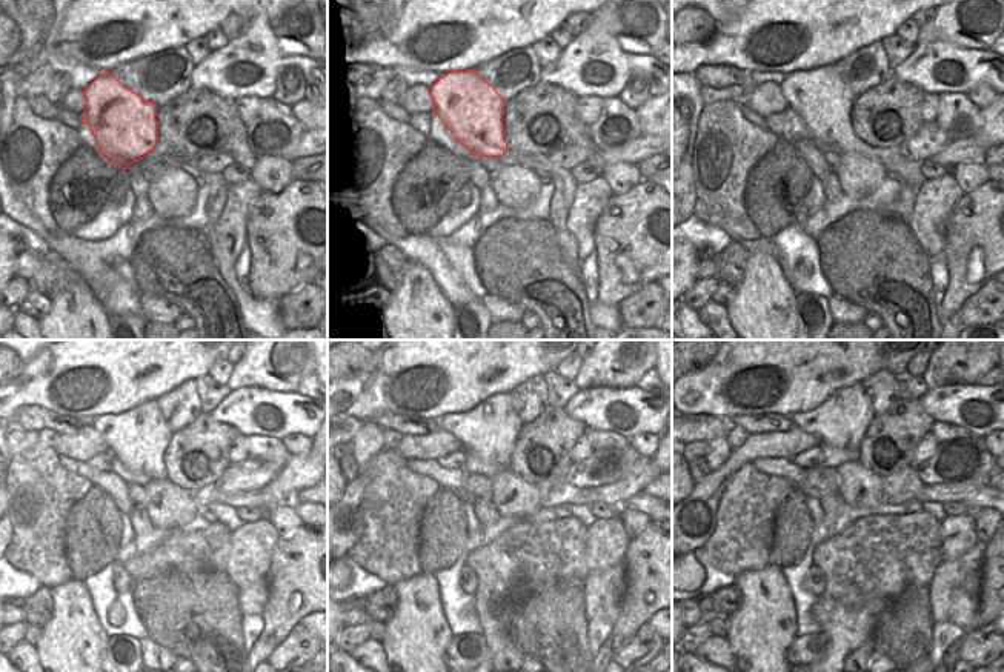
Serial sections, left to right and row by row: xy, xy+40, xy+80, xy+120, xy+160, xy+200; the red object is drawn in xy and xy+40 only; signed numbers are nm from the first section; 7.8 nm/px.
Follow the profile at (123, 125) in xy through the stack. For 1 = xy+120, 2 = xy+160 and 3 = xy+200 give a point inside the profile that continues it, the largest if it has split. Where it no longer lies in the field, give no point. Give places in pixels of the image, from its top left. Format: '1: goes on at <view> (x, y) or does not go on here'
1: goes on at xy+120 (137, 439)
2: goes on at xy+160 (491, 429)
3: goes on at xy+200 (841, 422)

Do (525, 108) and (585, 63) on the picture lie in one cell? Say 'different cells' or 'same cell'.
different cells

